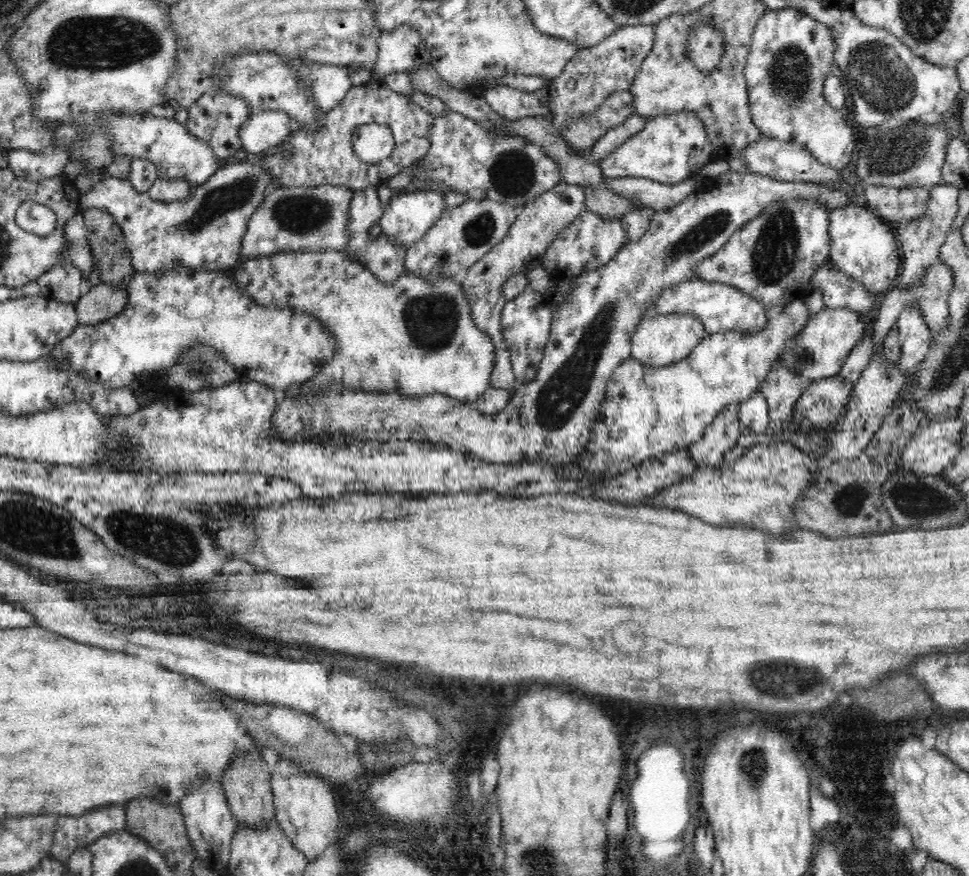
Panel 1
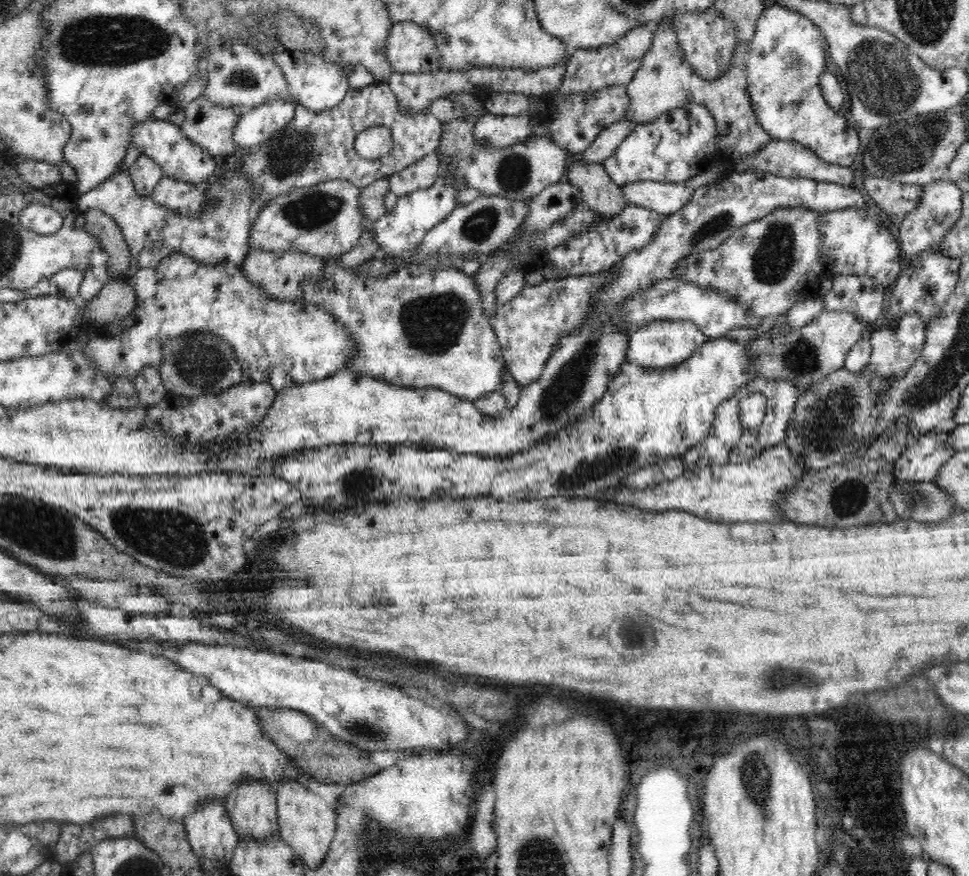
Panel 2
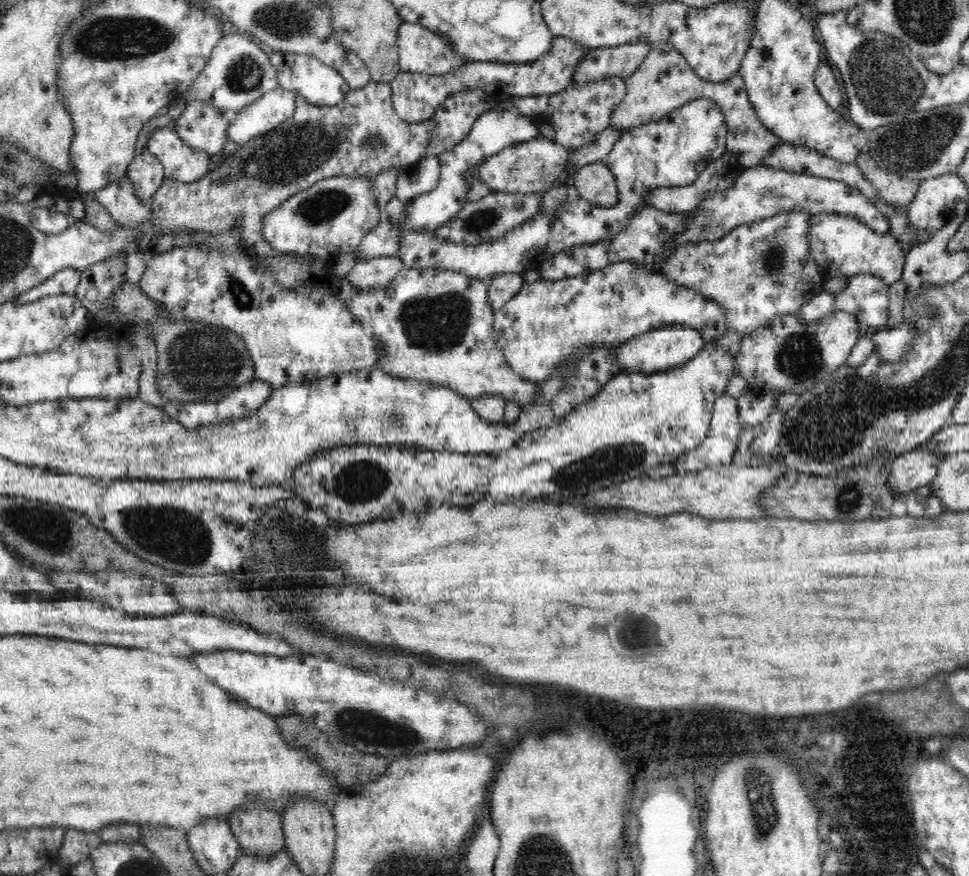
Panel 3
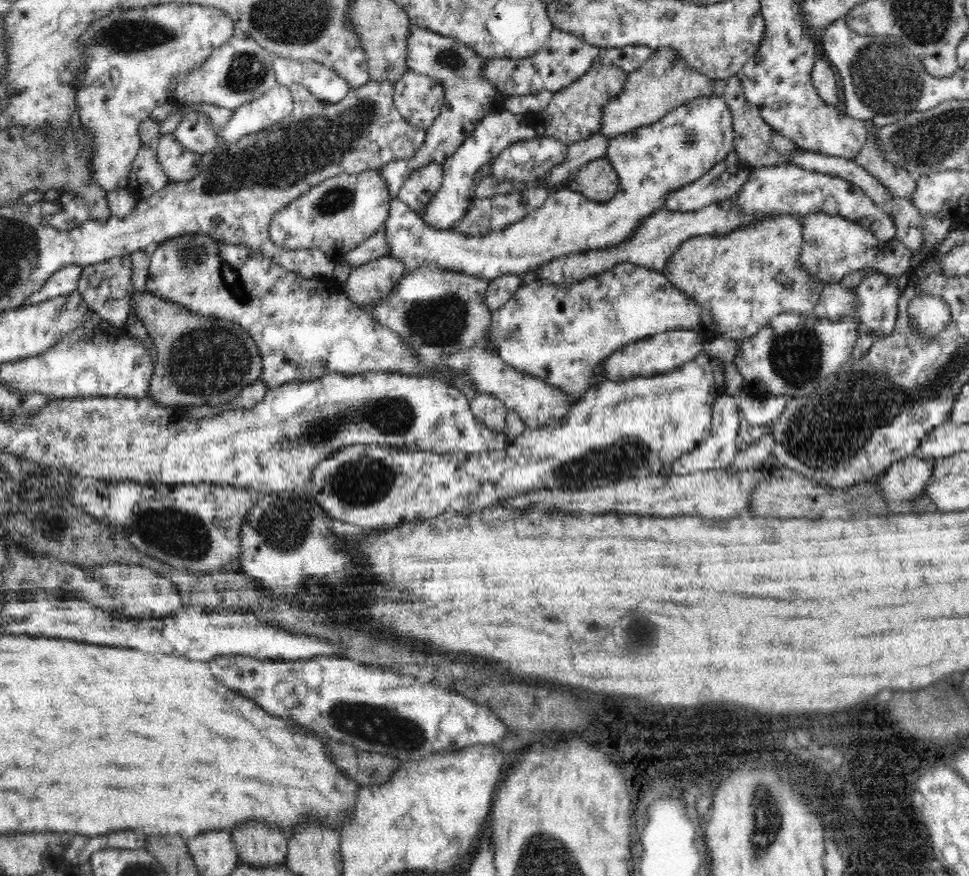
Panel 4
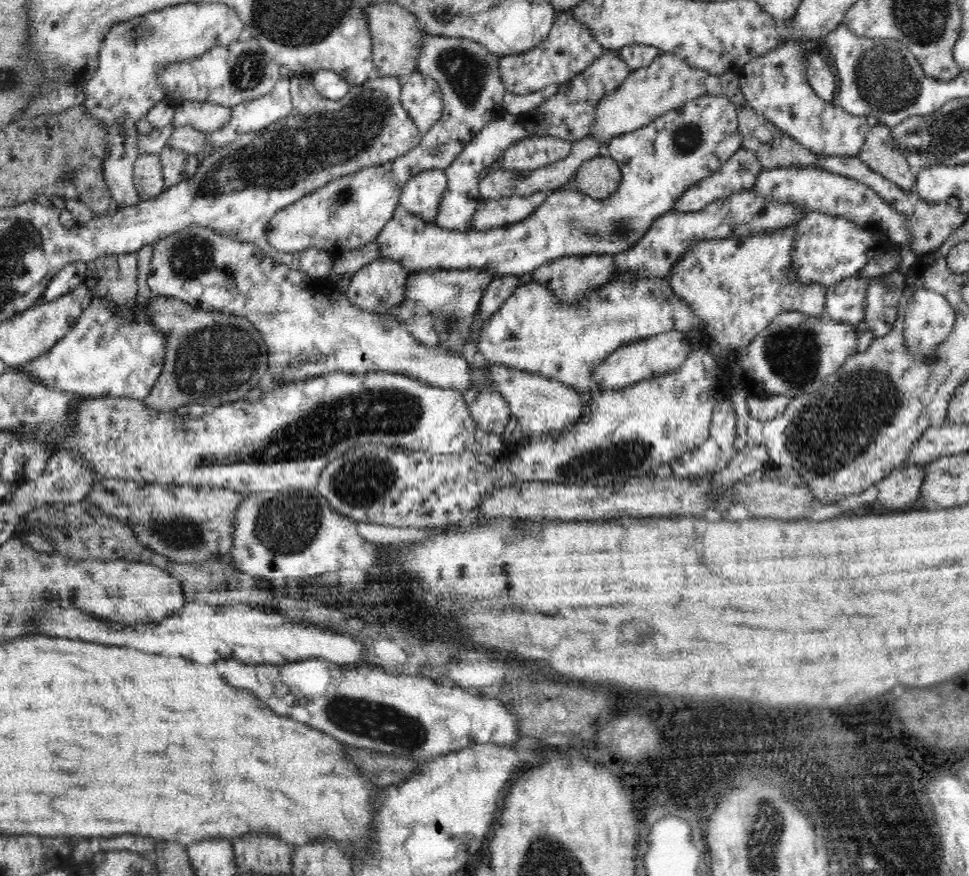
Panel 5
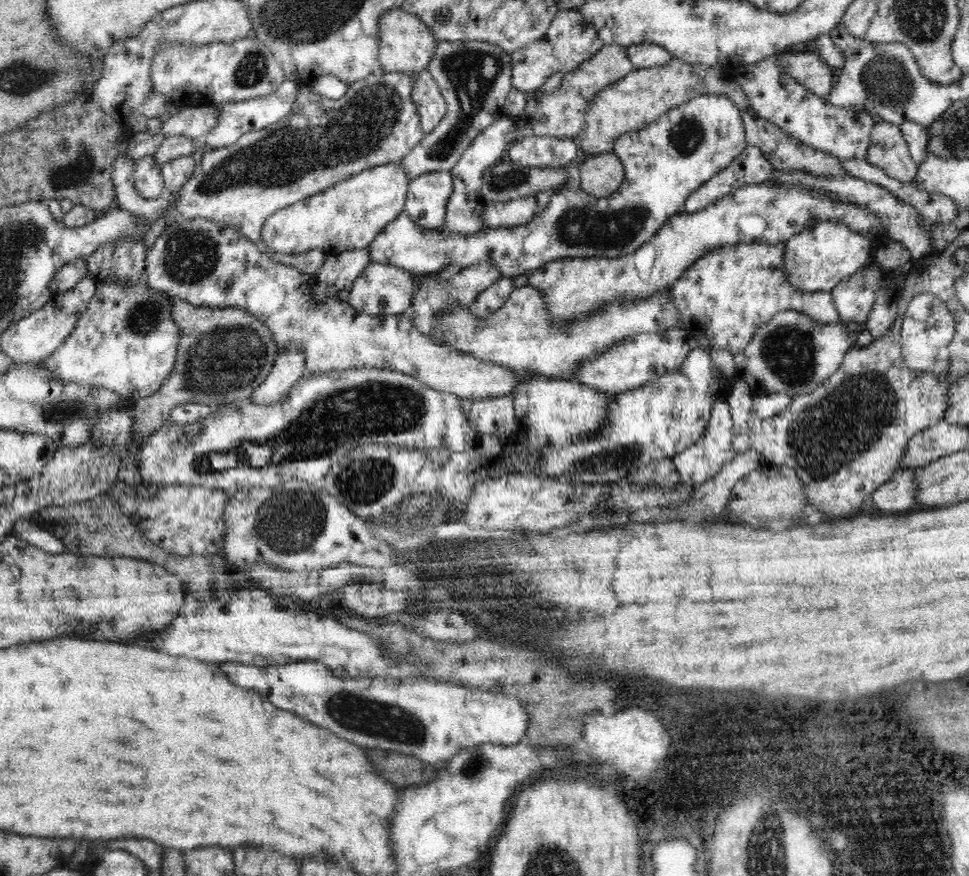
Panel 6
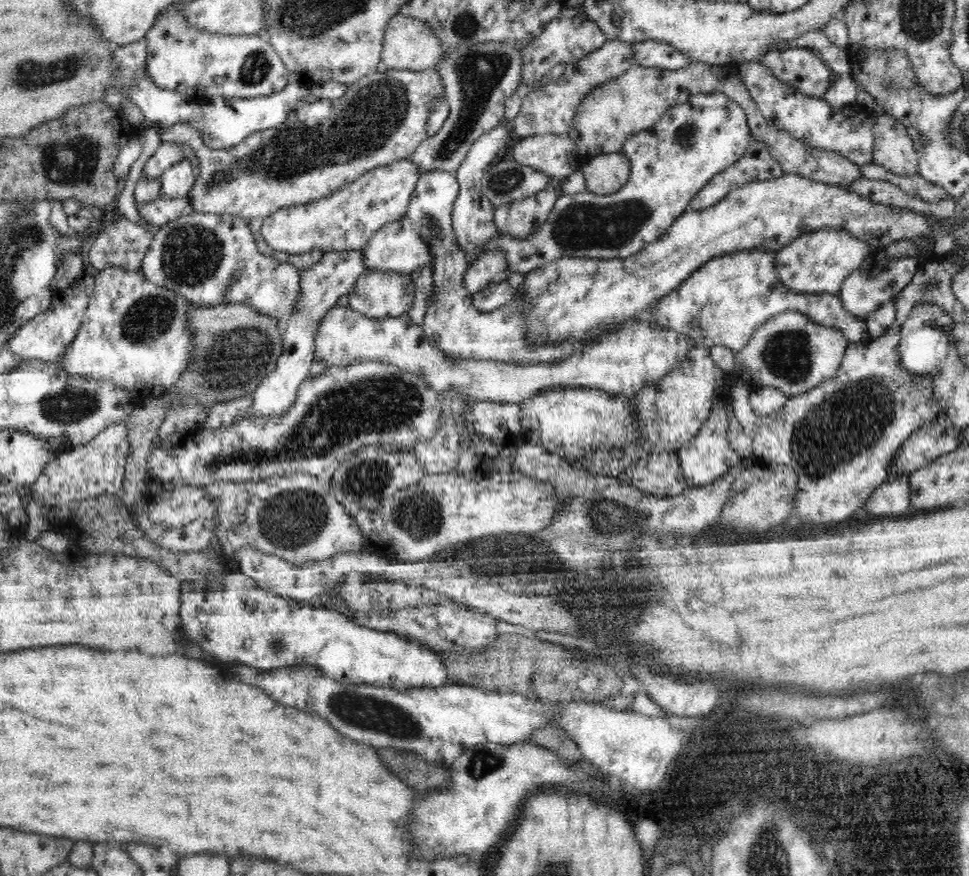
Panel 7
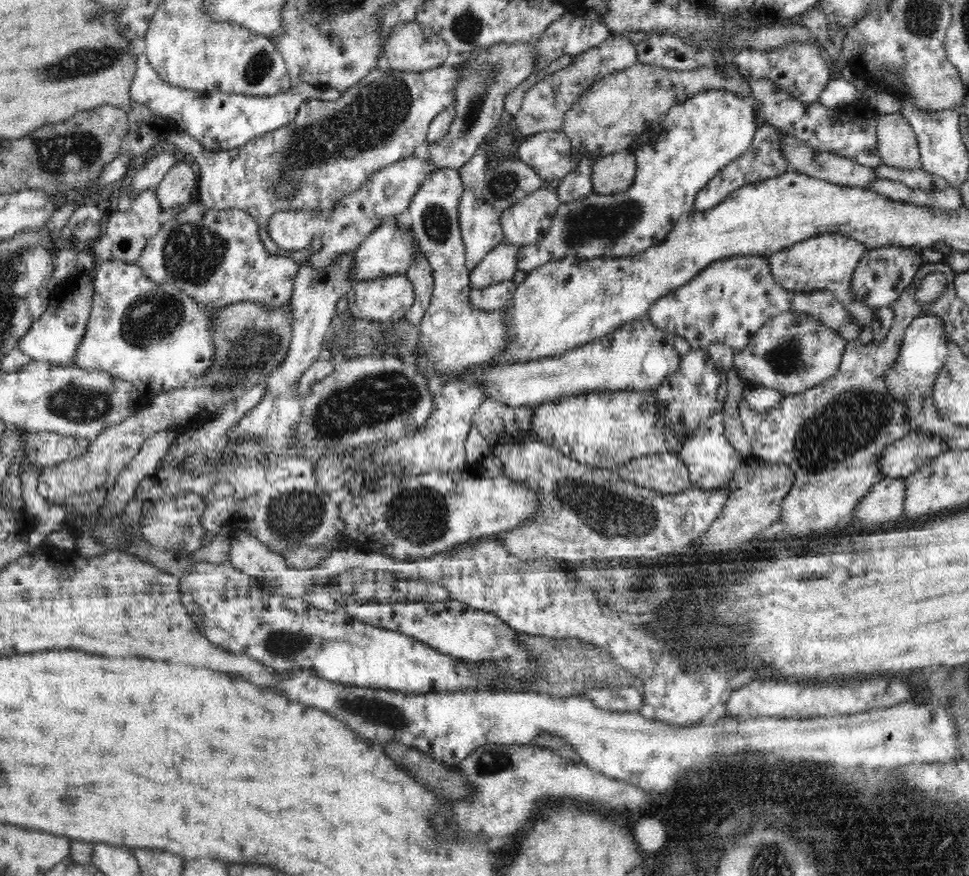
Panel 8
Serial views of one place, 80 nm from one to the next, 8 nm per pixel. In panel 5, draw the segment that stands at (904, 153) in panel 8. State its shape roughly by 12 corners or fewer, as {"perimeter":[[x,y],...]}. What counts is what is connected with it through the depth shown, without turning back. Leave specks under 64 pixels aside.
{"perimeter":[[891,127],[868,131],[859,157],[908,192],[917,176],[893,148]]}

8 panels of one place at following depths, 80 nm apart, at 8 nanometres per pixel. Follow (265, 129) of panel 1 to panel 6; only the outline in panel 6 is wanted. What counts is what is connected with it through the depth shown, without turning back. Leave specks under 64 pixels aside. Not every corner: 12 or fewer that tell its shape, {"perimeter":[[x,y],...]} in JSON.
{"perimeter":[[286,79],[272,94],[216,104],[209,148],[283,122],[300,86]]}

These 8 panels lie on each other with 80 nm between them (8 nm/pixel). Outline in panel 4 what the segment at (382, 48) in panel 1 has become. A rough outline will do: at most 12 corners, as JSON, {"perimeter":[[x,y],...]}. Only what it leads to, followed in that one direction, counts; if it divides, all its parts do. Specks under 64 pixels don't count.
{"perimeter":[[411,24],[407,70],[444,88],[412,158],[380,170],[392,199],[420,165],[442,165],[503,110],[482,58]]}

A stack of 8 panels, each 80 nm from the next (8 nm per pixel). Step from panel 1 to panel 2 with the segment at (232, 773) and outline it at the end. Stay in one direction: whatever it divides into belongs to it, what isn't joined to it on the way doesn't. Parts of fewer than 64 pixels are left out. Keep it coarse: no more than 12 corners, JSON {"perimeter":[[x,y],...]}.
{"perimeter":[[232,784],[226,810],[239,839],[280,837],[276,793]]}

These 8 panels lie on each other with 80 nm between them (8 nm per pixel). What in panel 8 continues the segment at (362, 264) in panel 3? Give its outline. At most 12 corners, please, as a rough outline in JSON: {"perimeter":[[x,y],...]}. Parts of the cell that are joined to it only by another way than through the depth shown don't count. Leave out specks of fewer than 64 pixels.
{"perimeter":[[407,275],[354,282],[354,318],[393,323],[415,301]]}

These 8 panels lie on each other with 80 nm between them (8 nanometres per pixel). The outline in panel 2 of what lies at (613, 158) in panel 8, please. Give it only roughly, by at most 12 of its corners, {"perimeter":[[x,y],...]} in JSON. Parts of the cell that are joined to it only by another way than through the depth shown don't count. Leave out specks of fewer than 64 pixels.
{"perimeter":[[577,162],[569,183],[583,204],[606,219],[627,205],[603,163]]}

